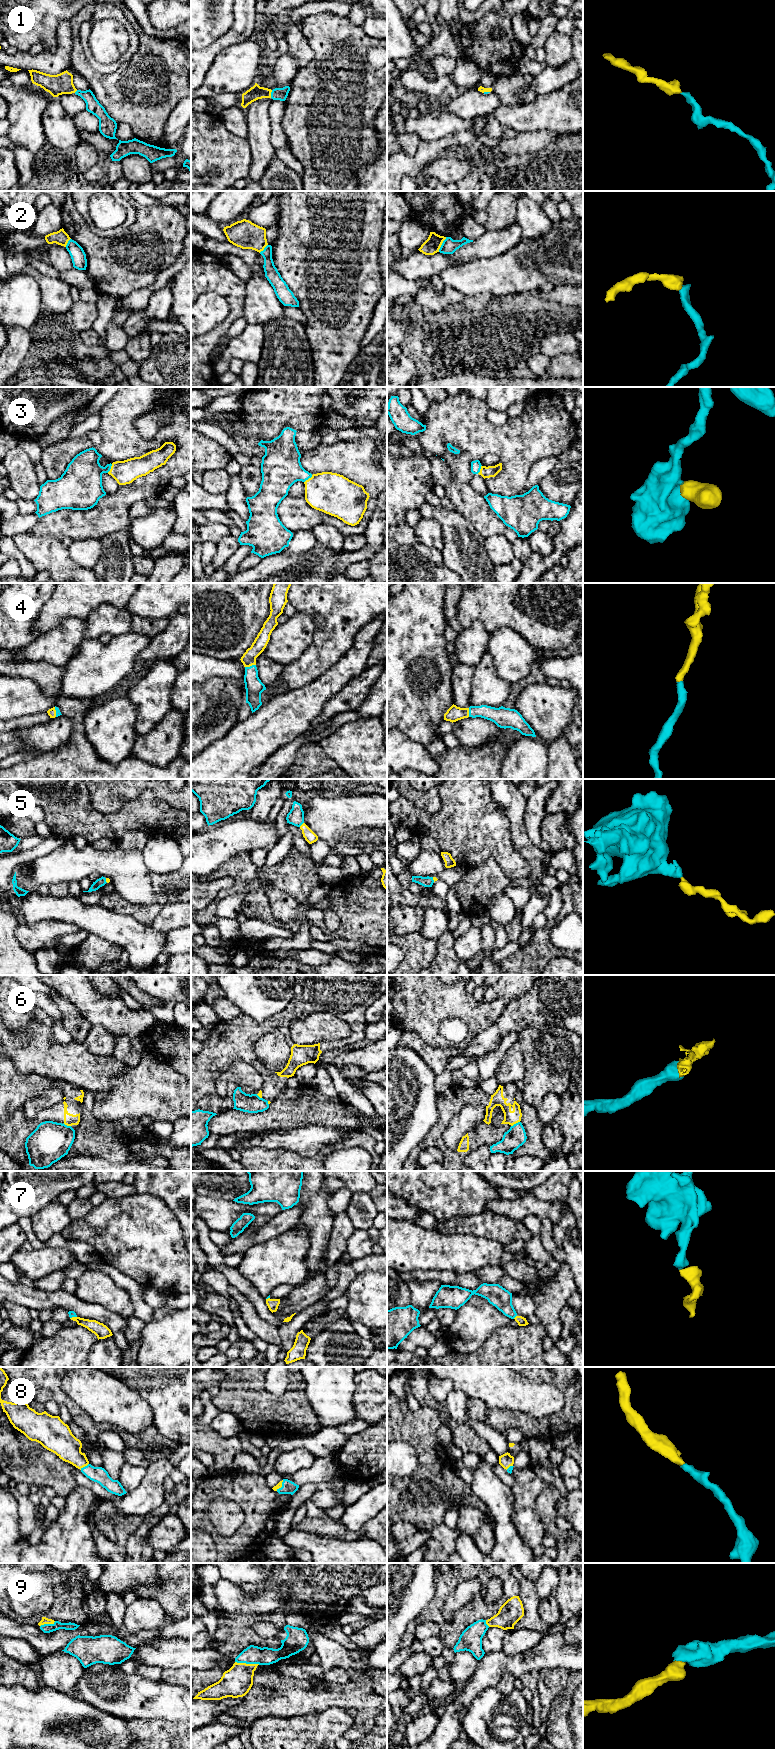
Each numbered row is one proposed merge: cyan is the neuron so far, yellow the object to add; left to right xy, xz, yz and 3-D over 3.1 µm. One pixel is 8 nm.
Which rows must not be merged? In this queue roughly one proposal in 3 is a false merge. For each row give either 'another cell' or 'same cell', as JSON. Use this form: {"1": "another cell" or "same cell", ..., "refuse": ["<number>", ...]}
{"1": "same cell", "2": "another cell", "3": "same cell", "4": "same cell", "5": "same cell", "6": "another cell", "7": "same cell", "8": "same cell", "9": "same cell", "refuse": ["2", "6"]}

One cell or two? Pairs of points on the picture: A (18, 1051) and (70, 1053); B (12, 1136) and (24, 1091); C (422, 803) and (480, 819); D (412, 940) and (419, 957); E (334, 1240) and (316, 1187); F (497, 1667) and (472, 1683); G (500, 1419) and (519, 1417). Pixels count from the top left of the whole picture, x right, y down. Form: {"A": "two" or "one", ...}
{"A": "one", "B": "one", "C": "two", "D": "one", "E": "two", "F": "one", "G": "one"}

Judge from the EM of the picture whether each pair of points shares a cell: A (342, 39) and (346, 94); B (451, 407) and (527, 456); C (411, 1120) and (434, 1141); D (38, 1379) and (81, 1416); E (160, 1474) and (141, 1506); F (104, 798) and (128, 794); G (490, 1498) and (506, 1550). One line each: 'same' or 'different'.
A: same
B: same
C: different
D: same
E: same
F: same
G: same

